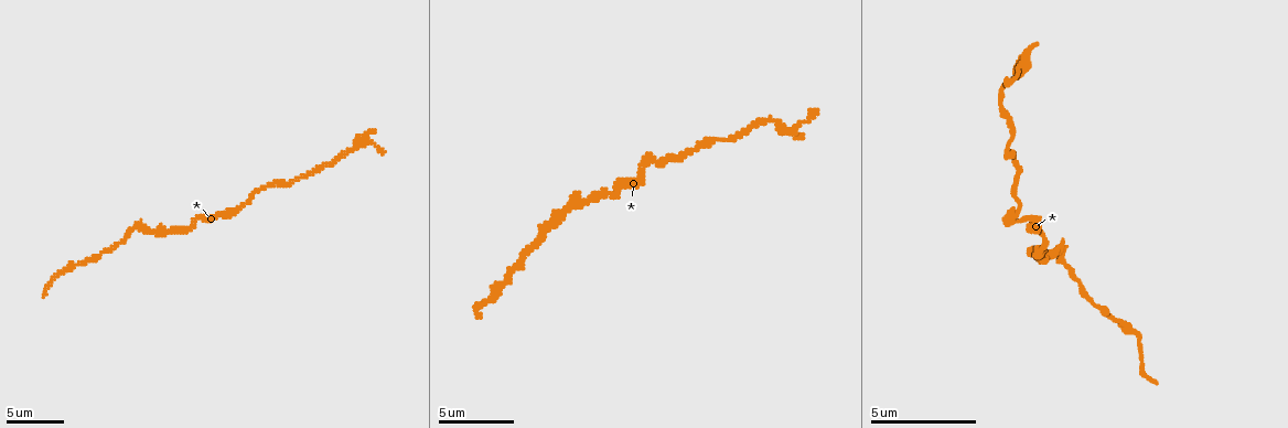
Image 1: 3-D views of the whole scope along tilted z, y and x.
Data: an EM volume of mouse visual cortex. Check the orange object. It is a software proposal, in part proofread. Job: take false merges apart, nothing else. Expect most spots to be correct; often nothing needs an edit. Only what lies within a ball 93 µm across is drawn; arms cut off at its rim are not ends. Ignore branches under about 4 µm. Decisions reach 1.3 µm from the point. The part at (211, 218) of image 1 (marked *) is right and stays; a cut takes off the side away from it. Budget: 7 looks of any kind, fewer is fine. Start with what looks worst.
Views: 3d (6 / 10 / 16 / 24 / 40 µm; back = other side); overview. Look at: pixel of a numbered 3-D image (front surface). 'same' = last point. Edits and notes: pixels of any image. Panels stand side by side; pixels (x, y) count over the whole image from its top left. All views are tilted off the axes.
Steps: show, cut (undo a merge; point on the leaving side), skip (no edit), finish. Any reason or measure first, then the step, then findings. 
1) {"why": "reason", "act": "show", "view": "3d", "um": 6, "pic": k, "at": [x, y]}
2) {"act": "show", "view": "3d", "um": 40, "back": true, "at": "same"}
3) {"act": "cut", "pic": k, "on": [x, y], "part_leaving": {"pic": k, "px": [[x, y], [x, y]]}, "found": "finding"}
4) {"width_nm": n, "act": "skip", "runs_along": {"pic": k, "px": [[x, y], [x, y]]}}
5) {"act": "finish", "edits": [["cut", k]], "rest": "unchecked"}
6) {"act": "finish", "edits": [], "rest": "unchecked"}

{"why": "thick turns thin", "act": "show", "view": "3d", "um": 10, "pic": 1, "at": [351, 150]}

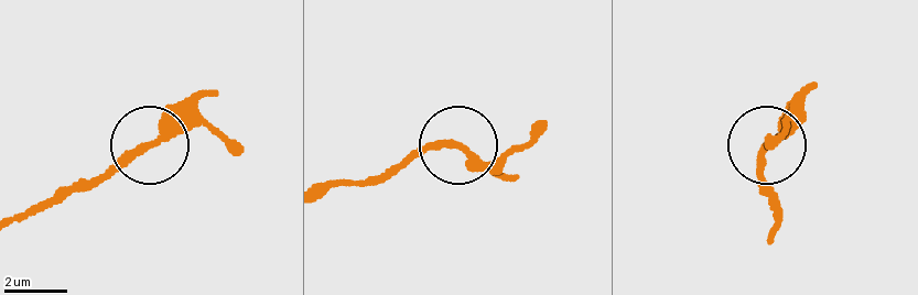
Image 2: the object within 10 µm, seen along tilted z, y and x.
{"act": "show", "view": "3d", "um": 6, "pic": 2, "at": [462, 149]}

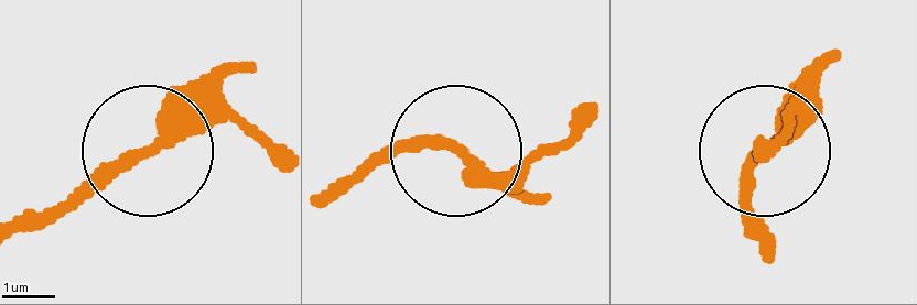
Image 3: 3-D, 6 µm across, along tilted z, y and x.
{"act": "skip", "runs_along": {"pic": 3, "px": [[12, 239], [125, 173], [222, 65]]}, "found": "all the same cell"}

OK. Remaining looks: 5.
{"why": "sudden change in width", "act": "show", "view": "3d", "um": 10, "pic": 1, "at": [549, 226]}

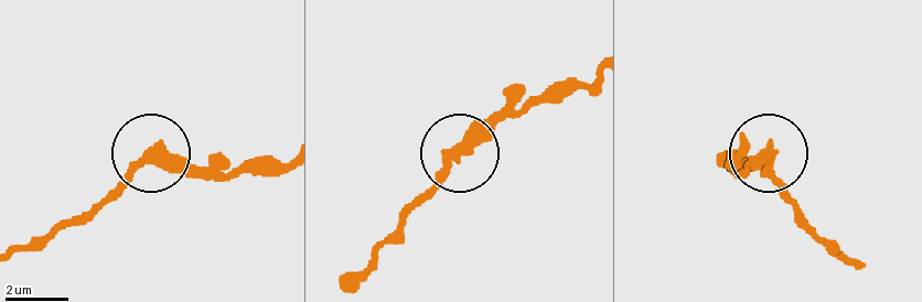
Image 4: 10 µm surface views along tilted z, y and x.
{"width_nm": 380, "act": "skip", "runs_along": {"pic": 4, "px": [[281, 158], [178, 168], [151, 158], [73, 224]]}, "found": "all the same cell"}

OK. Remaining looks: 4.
{"act": "show", "view": "3d", "um": 10, "pic": 1, "at": [1011, 130]}

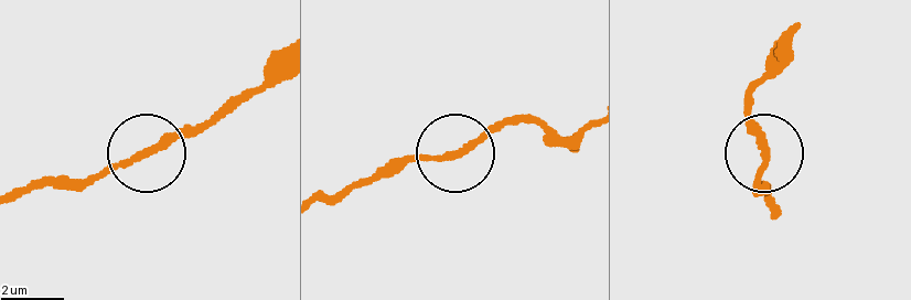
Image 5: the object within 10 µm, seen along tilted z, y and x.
{"why": "other side", "act": "show", "view": "3d", "um": 10, "back": true, "pic": 5, "at": [764, 155]}

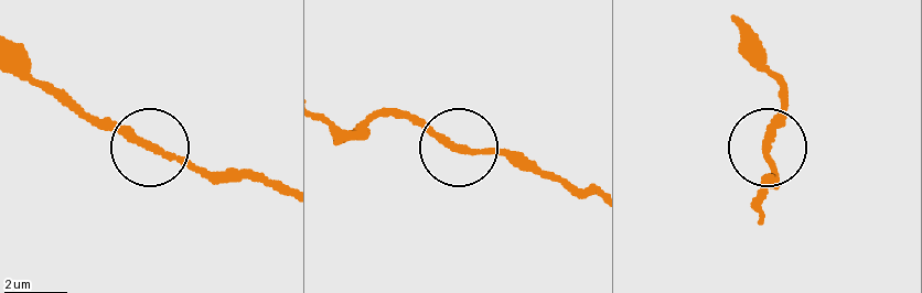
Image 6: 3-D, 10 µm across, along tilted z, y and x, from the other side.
{"act": "skip", "found": "one cell here"}

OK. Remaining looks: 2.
{"act": "finish", "edits": [], "rest": "unchecked"}

